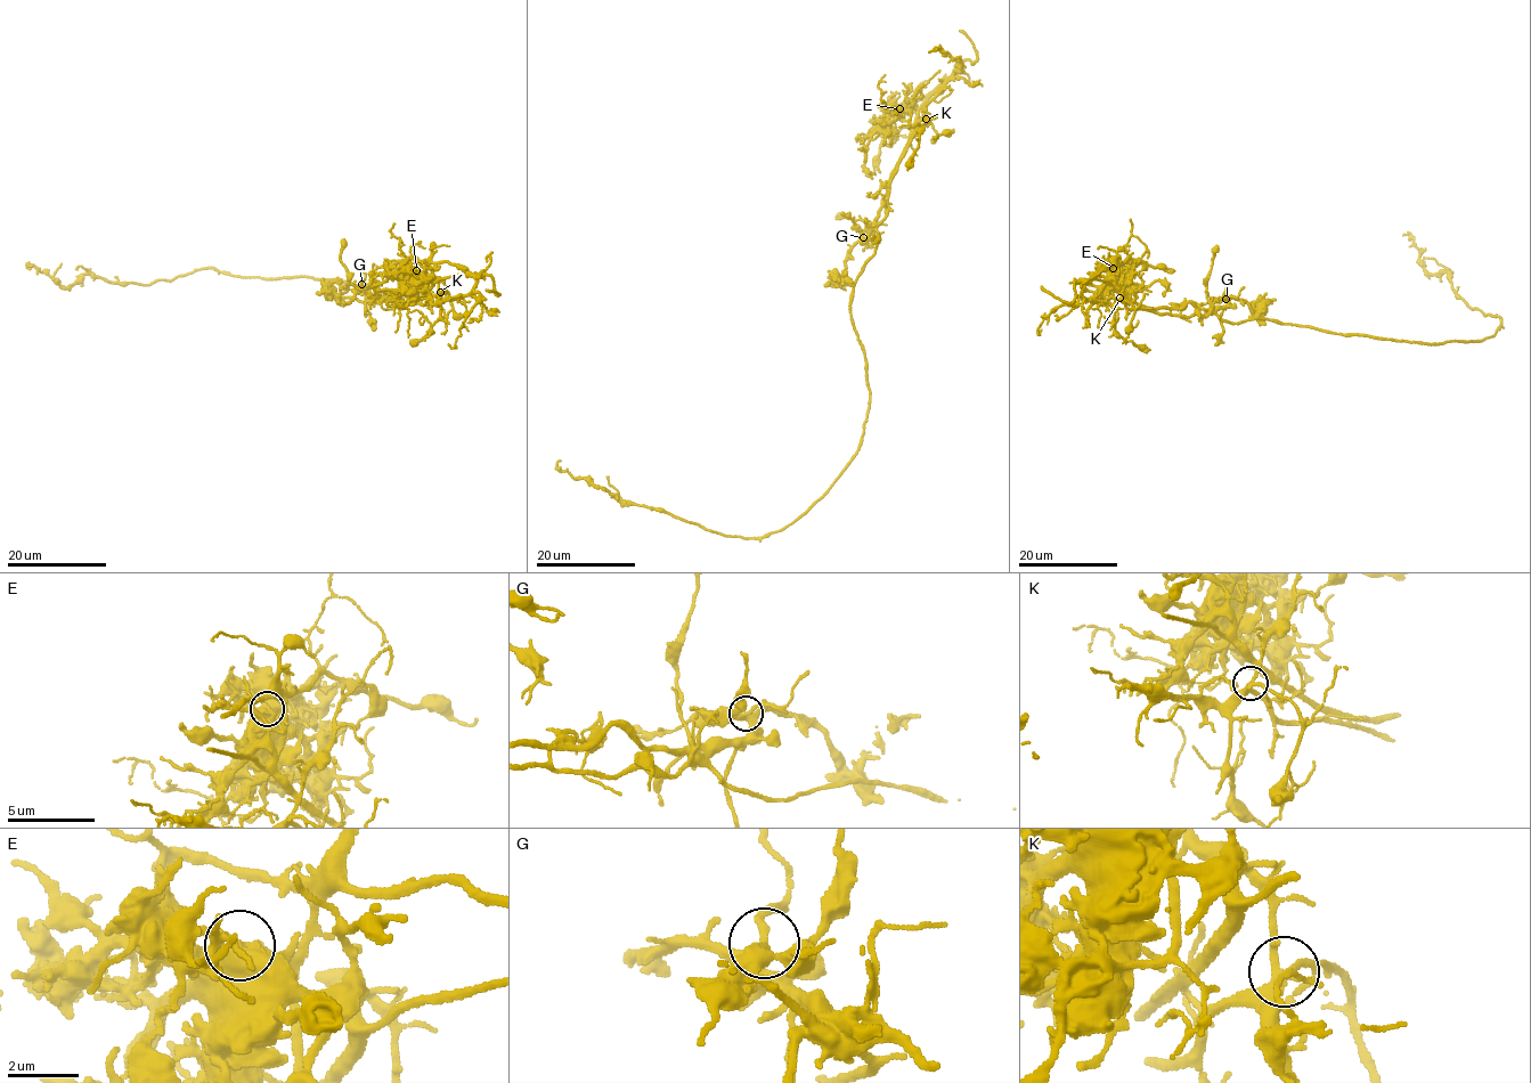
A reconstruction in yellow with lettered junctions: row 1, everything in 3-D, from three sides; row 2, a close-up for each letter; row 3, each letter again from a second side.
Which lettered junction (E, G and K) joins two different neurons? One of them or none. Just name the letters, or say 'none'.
E

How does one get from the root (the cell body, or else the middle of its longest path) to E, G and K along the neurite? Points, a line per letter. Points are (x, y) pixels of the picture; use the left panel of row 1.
E: (347, 284), (340, 300), (369, 304), (379, 299), (404, 306), (431, 285), (432, 277), (416, 270)
G: (347, 284), (348, 292), (338, 296), (340, 300), (349, 298), (369, 304), (375, 302), (361, 284)
K: (347, 284), (340, 300), (349, 298), (369, 304), (379, 299), (392, 308), (422, 306), (440, 292)

